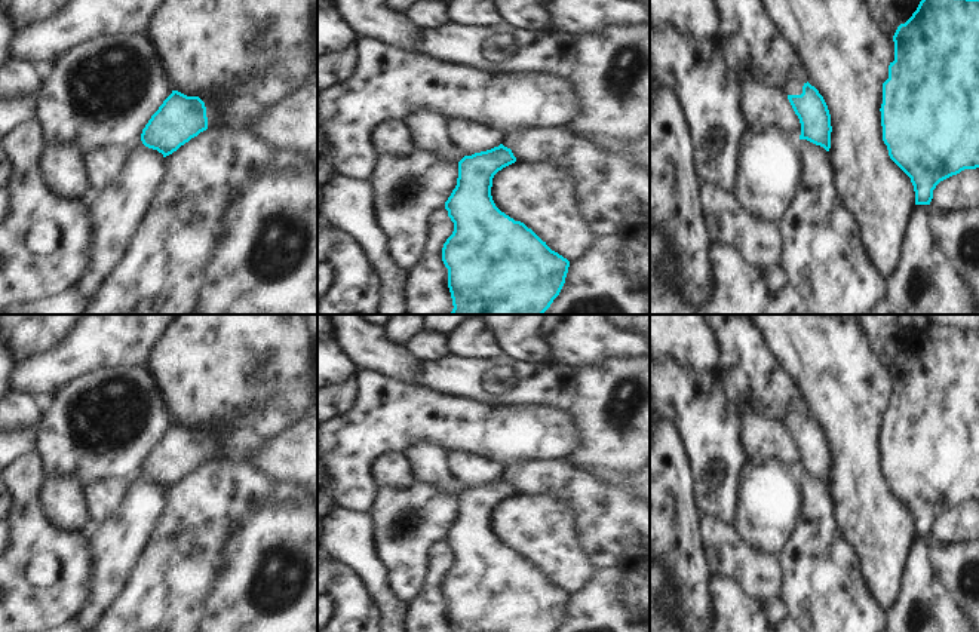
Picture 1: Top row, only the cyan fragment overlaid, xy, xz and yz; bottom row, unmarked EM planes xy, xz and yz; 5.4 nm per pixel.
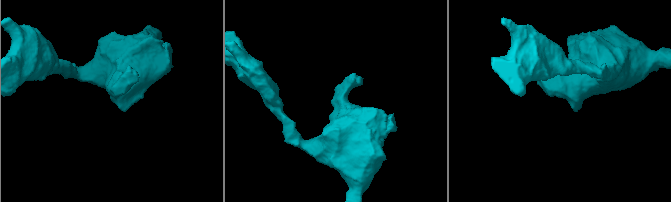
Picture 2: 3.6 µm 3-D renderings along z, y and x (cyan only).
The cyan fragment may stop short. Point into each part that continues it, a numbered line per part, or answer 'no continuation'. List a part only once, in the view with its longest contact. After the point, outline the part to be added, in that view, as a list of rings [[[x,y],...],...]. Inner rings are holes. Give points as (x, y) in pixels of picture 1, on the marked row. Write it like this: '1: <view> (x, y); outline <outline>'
1: xy (214, 104); outline [[[236,85],[233,89],[227,92],[218,92],[212,96],[202,96],[206,107],[208,117],[208,129],[214,128],[214,125],[221,120],[221,111],[227,105],[228,99],[233,96],[236,90],[239,90],[243,85]]]

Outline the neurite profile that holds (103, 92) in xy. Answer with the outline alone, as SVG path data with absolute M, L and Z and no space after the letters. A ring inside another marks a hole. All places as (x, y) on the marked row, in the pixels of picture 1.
M98 36L64 52L44 71L36 119L46 145L71 145L83 154L102 147L132 145L172 90L147 36Z

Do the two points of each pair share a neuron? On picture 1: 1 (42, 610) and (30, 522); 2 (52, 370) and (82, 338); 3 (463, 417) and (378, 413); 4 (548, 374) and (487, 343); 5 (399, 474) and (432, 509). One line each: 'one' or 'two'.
1: one
2: one
3: one
4: two
5: two

